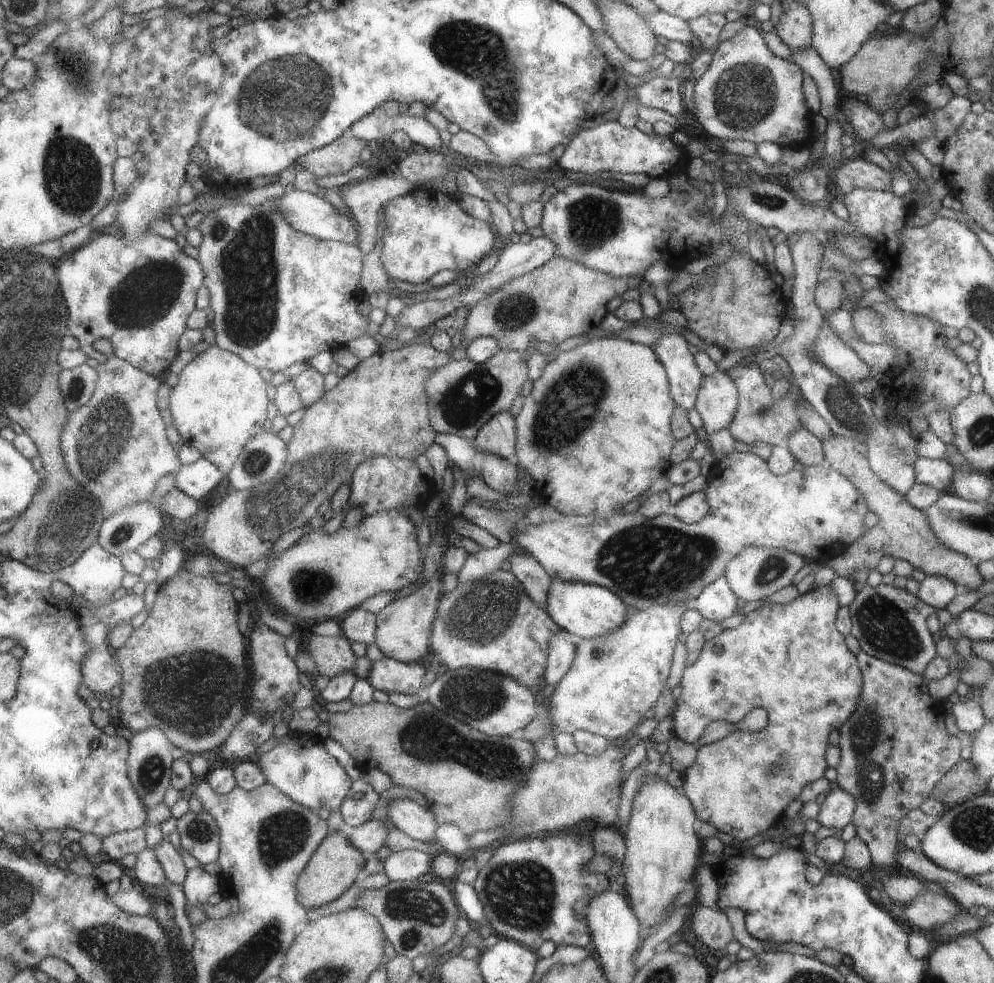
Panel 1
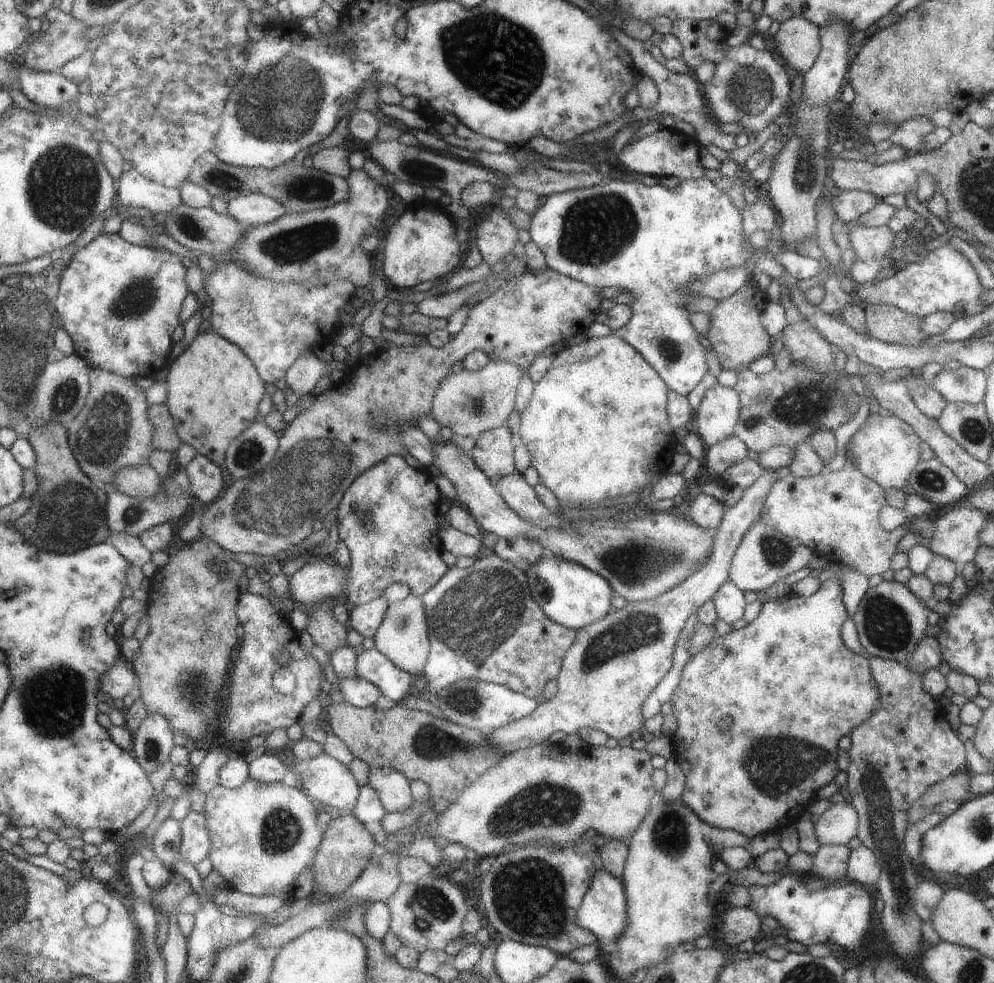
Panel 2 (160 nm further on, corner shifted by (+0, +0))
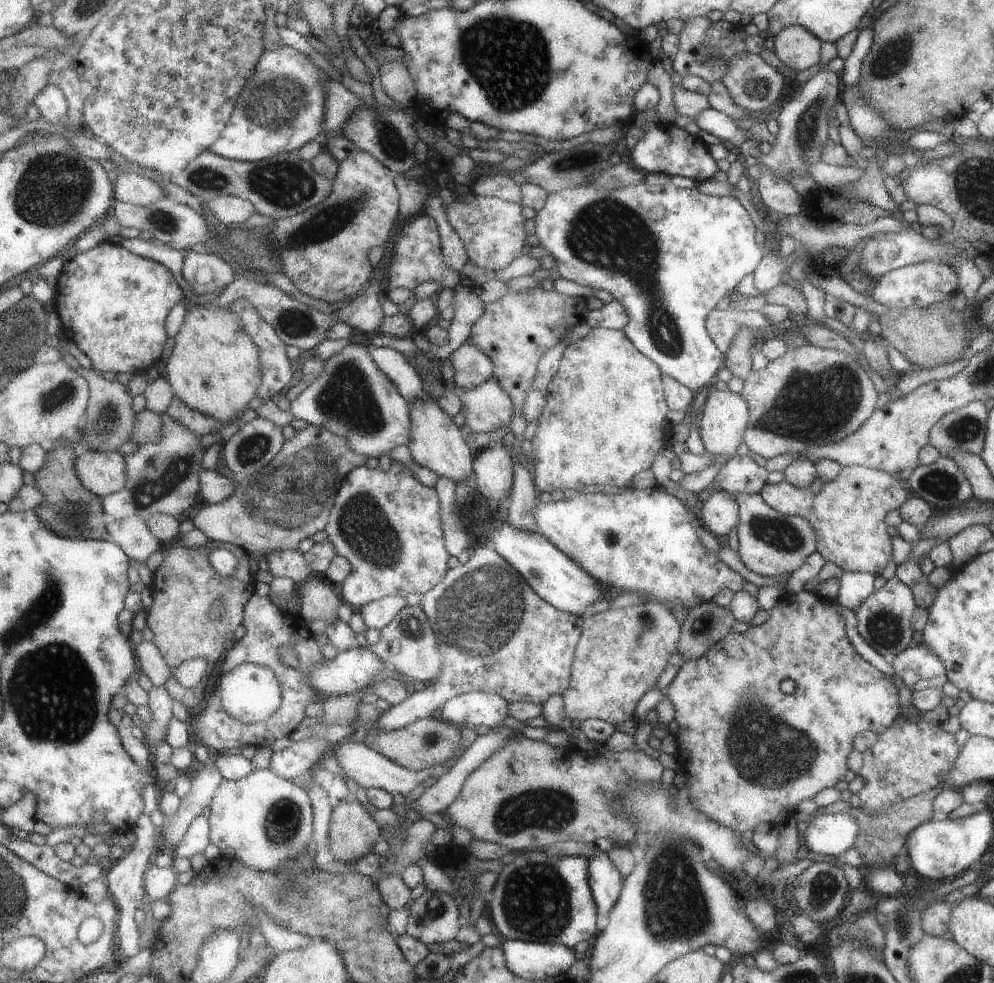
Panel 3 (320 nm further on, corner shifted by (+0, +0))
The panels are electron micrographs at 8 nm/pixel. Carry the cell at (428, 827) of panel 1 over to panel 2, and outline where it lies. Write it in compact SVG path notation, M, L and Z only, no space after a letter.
M370 767L367 784L375 788L388 812L394 813L415 805L409 779L391 767Z

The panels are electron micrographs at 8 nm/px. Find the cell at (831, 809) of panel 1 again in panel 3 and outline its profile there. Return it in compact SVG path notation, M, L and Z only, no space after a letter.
M822 813L800 827L798 838L804 851L839 857L852 846L856 832L856 822L849 813Z

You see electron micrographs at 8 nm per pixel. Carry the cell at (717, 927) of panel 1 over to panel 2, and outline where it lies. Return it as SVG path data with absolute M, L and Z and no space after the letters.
M731 907L727 908L727 912L723 914L721 918L721 924L719 924L719 936L721 940L718 942L724 942L728 945L738 945L744 940L752 940L755 938L755 934L759 933L759 915L755 914L754 910L749 907Z

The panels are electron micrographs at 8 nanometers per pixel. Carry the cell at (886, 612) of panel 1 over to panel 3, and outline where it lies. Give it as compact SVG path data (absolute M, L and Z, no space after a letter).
M895 577L886 579L883 586L872 590L856 610L855 628L861 638L886 661L903 652L911 642L912 632L909 630L909 620L915 610L912 592L908 586L899 582Z

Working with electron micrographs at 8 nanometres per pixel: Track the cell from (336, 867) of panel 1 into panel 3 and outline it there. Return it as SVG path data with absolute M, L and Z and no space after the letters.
M341 801L333 809L330 849L333 861L355 862L375 852L381 836L380 824L359 801Z

